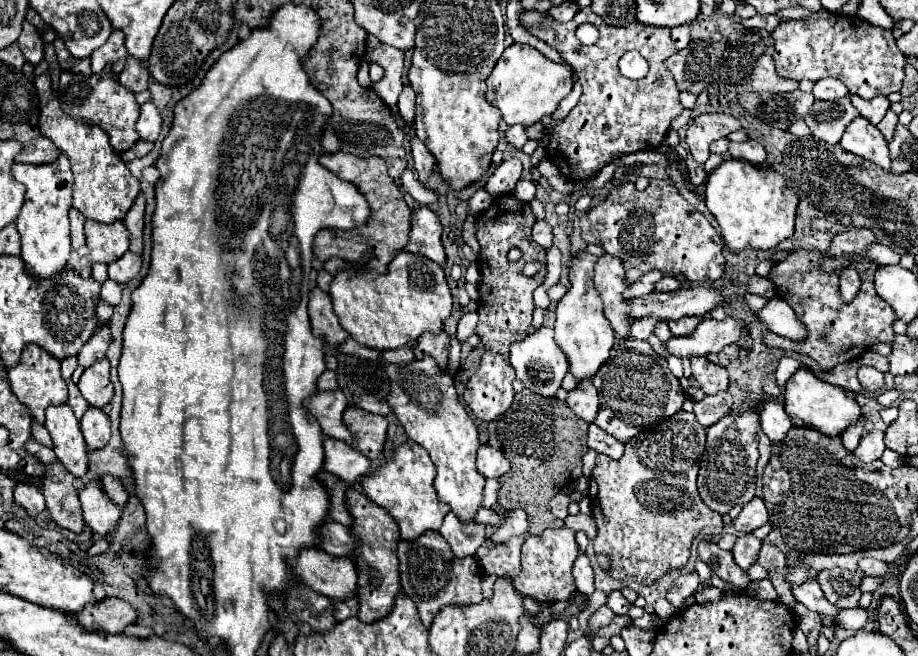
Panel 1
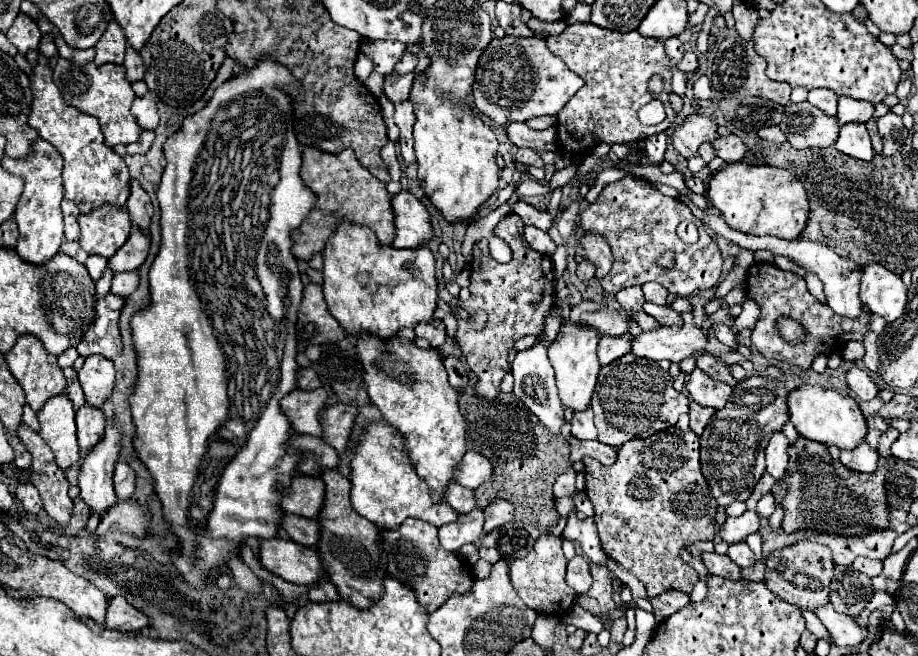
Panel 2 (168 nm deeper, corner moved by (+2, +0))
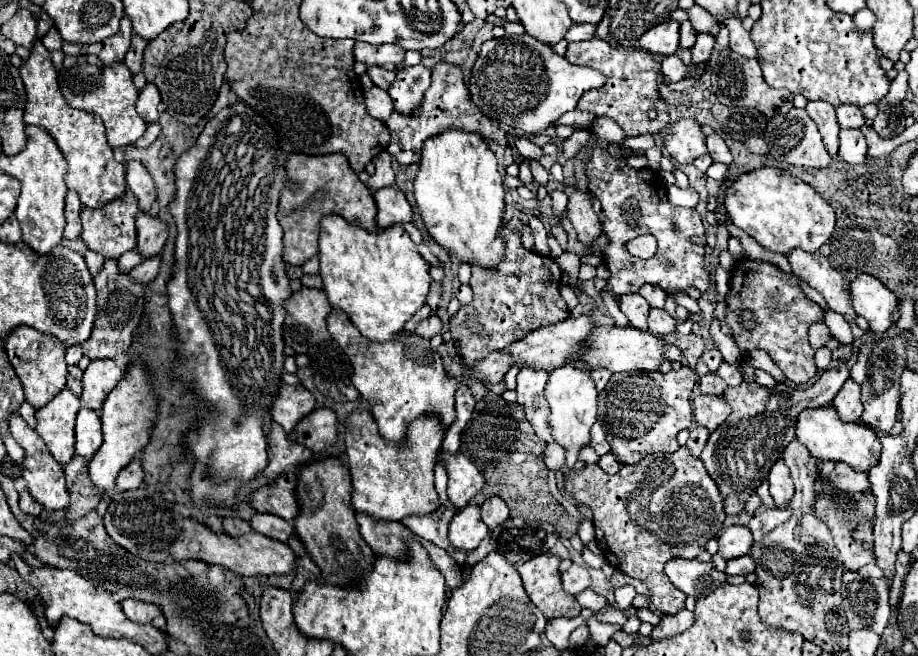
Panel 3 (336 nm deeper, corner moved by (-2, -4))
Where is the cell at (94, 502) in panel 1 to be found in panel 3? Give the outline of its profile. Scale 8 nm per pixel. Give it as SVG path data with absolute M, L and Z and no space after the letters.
M136 362L128 368L128 374L124 376L124 380L118 382L118 386L108 394L102 406L104 444L98 448L98 452L92 456L88 464L90 480L102 494L108 494L108 496L114 494L118 472L148 444L154 418L156 418L156 400L146 382L142 362Z

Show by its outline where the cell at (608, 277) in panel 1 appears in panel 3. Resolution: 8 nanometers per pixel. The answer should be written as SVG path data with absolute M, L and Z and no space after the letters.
M578 190L570 196L566 212L568 212L568 220L574 224L578 232L578 240L584 244L584 248L590 248L592 242L602 234L602 226L598 222L596 212L592 210L586 190Z

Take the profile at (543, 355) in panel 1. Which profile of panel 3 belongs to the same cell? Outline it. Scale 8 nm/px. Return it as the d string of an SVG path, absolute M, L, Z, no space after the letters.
M528 366L520 368L518 374L518 404L524 408L528 422L532 424L538 438L552 442L552 428L548 428L548 400L544 396L544 386L548 382L548 372L534 370Z

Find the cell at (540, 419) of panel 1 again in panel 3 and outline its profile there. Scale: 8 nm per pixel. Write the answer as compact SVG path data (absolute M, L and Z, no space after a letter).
M488 392L486 398L478 400L472 412L470 422L466 424L462 438L460 438L460 452L464 452L482 472L486 478L484 488L480 494L484 498L500 496L506 500L510 508L510 516L532 520L532 522L548 522L552 524L562 538L570 538L576 534L578 522L566 512L566 508L548 492L548 466L544 464L544 450L546 442L538 440L536 432L522 432L518 434L518 420L512 416L516 410L516 402L506 402L502 396Z

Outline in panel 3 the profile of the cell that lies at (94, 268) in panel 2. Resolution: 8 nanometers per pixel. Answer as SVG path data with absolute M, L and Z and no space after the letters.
M88 250L88 252L84 254L84 260L86 260L88 270L90 270L90 274L92 274L92 276L96 276L96 272L100 272L100 268L104 266L104 258L102 258L100 254L92 252L92 250Z

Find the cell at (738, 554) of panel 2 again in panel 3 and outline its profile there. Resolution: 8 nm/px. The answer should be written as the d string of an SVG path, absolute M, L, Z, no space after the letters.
M738 556L736 560L728 560L726 566L726 574L734 576L734 574L750 574L756 570L756 564L752 560L752 556Z

